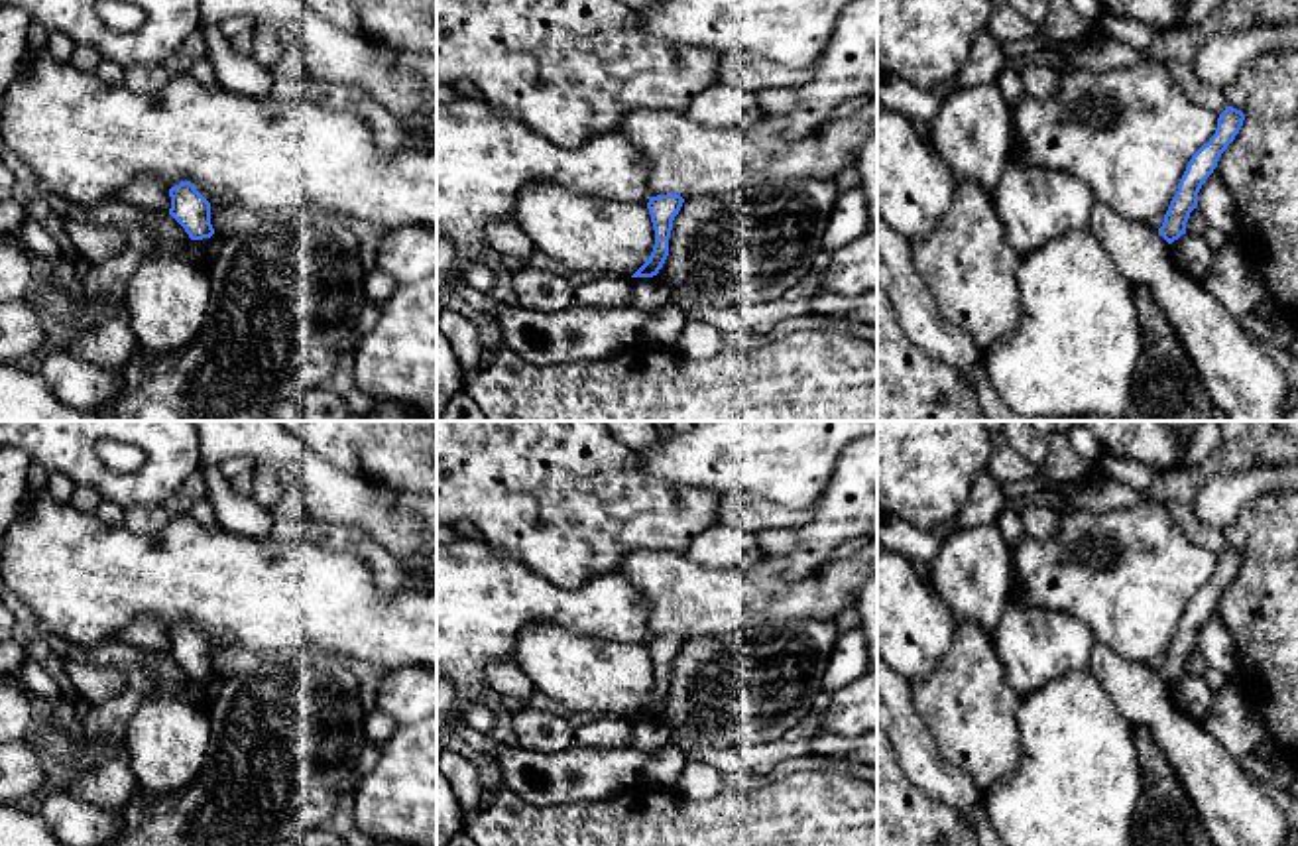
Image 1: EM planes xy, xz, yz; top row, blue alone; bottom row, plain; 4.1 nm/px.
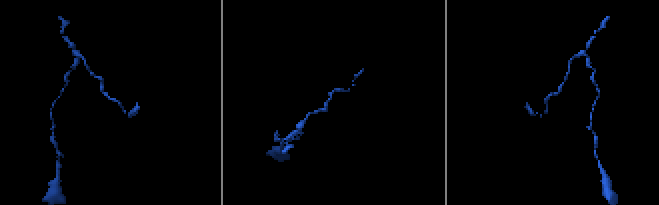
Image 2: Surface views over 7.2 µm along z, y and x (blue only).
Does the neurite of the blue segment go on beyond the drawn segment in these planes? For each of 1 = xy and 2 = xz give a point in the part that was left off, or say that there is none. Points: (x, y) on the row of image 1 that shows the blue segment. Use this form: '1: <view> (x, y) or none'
1: none
2: none

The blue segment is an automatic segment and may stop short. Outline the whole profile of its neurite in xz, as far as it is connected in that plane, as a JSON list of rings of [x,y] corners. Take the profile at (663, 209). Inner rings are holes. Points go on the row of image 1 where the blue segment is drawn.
[[[675,193],[649,199],[647,209],[655,230],[655,246],[649,260],[631,277],[653,277],[659,273],[669,256],[673,220],[678,214],[682,203],[684,199]]]

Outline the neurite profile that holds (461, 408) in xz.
[[[460,390],[446,403],[442,421],[486,421],[486,415],[474,403],[474,399],[464,390]]]

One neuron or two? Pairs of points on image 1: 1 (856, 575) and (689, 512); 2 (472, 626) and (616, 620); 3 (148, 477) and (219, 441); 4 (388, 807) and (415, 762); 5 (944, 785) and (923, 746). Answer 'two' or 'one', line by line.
1: two
2: one
3: two
4: one
5: one

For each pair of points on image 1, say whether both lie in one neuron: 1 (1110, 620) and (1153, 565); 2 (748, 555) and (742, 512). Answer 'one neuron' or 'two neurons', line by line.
1: one neuron
2: two neurons

